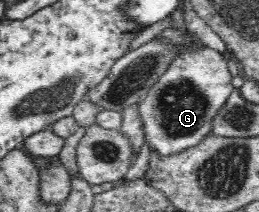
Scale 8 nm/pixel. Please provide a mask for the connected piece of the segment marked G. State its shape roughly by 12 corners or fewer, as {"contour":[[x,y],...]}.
{"contour":[[185,27],[137,102],[144,143],[180,154],[211,136],[235,89],[222,53]]}

